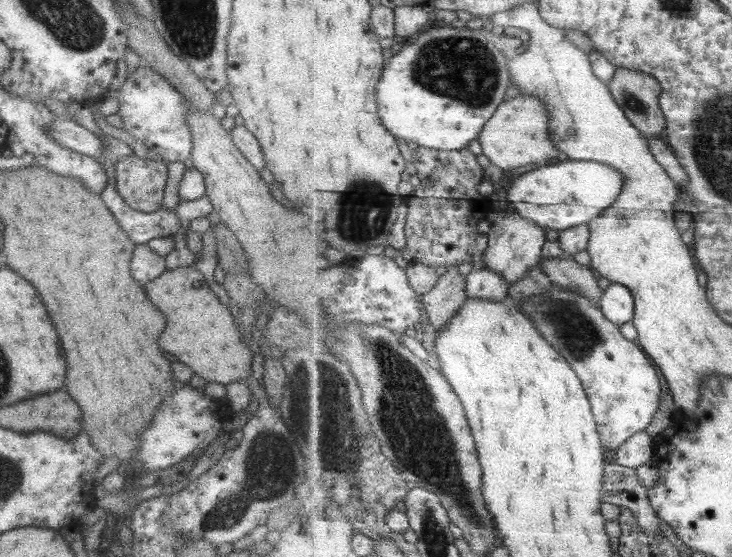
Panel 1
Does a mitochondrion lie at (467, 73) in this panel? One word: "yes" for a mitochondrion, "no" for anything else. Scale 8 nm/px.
yes

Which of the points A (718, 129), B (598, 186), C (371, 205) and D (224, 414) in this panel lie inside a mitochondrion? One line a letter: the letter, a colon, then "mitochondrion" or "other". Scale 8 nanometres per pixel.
A: mitochondrion
B: other
C: mitochondrion
D: other

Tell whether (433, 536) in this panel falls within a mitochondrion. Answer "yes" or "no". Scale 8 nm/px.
yes

